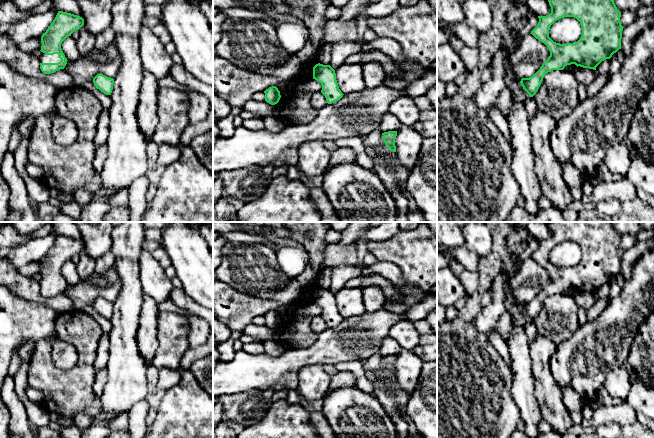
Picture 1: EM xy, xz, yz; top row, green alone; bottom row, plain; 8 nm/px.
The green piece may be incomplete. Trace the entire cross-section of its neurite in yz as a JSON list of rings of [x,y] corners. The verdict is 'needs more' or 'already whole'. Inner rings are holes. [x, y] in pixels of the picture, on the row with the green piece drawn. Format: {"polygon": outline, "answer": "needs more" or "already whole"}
{"polygon": [[[548,0],[548,2],[551,13],[546,16],[538,16],[539,22],[530,34],[548,47],[550,56],[533,76],[522,78],[520,81],[523,89],[530,97],[536,94],[544,76],[548,72],[563,70],[567,65],[571,64],[596,70],[596,67],[602,61],[610,59],[614,53],[621,49],[624,27],[620,22],[621,12],[617,9],[614,0]],[[564,17],[574,17],[580,22],[582,35],[577,42],[560,44],[549,37],[551,25]]], "answer": "already whole"}

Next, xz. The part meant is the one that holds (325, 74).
{"polygon": [[[316,64],[313,67],[313,79],[322,85],[321,93],[325,96],[327,103],[332,104],[343,97],[339,89],[335,70],[330,65]]], "answer": "already whole"}

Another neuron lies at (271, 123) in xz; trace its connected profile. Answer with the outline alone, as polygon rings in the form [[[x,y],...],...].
[[[274,115],[263,118],[263,124],[264,129],[273,133],[277,133],[283,130],[286,126],[286,124],[282,120],[278,119]]]

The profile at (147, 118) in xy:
[[[144,70],[136,118],[138,126],[144,134],[147,143],[153,141],[152,136],[158,124],[157,94],[159,88],[158,80],[155,78],[155,76],[149,71]]]

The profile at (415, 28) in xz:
[[[426,0],[411,7],[400,6],[385,17],[368,18],[368,28],[377,33],[379,38],[390,38],[399,43],[403,58],[412,61],[427,71],[437,71],[437,11]]]

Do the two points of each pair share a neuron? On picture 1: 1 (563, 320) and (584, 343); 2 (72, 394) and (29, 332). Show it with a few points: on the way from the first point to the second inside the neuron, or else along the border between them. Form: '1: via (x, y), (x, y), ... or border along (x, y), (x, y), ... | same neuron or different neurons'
1: border along (578, 325), (577, 329), (568, 338), (556, 345) | different neurons
2: border along (35, 342), (49, 340), (52, 359) | different neurons

